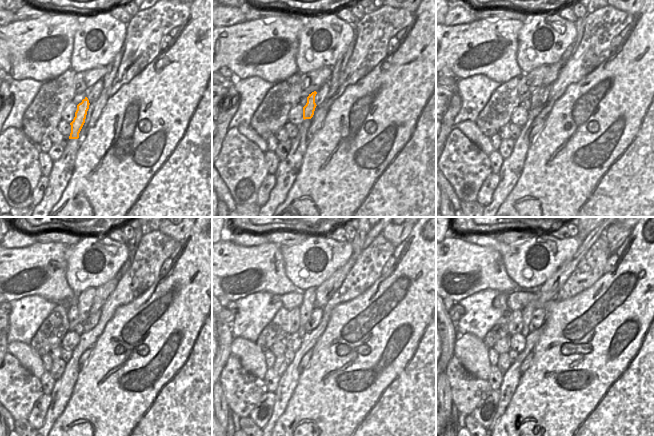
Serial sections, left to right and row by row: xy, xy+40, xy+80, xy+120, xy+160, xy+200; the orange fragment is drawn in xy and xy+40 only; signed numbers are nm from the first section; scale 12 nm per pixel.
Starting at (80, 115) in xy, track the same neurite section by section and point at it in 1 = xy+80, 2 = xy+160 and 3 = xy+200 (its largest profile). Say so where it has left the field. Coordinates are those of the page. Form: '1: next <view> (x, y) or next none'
1: next xy+80 (554, 68)
2: next xy+160 (326, 290)
3: next xy+200 (548, 290)

